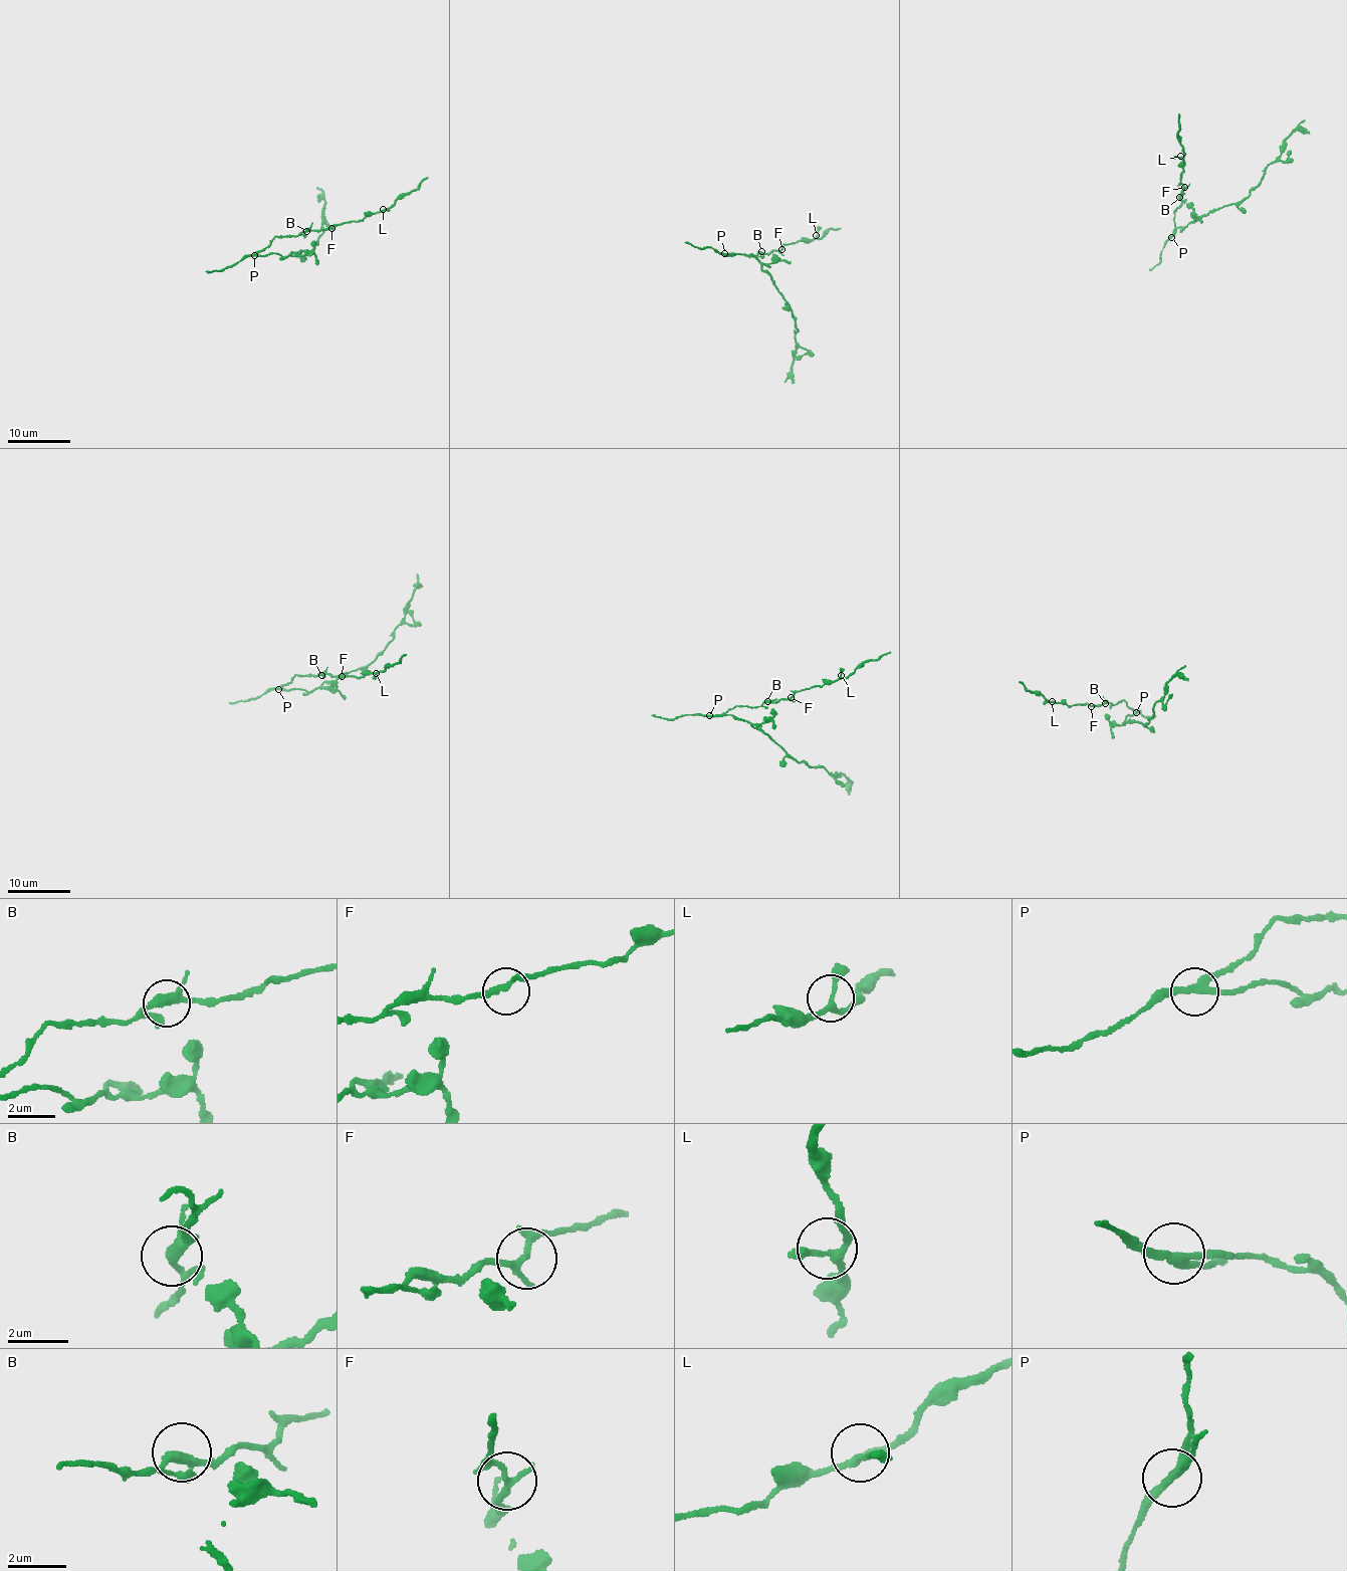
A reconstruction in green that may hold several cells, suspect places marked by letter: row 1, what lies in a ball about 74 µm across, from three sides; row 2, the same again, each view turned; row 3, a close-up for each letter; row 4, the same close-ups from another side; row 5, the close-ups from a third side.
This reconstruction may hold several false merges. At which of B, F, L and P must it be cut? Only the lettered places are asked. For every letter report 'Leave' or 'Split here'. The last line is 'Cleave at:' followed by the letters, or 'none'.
B: Leave
F: Leave
L: Leave
P: Split here
Cleave at: P

